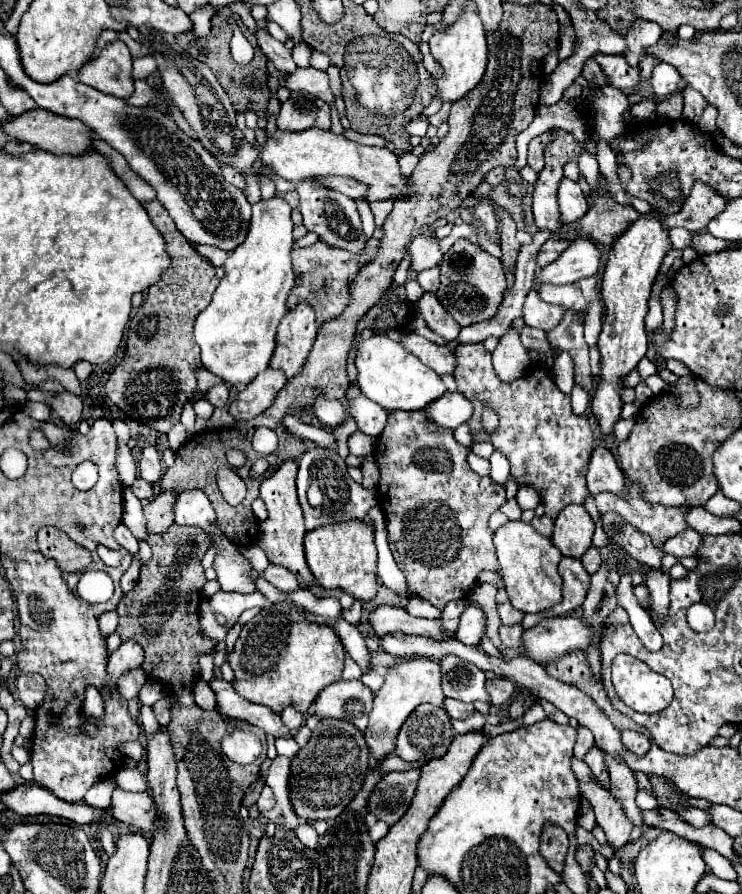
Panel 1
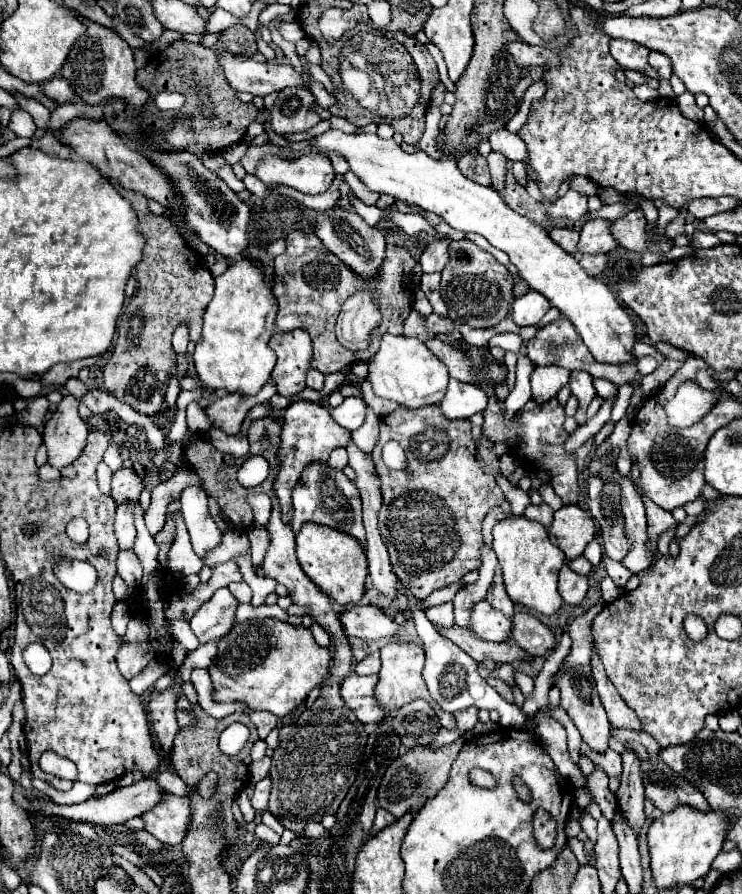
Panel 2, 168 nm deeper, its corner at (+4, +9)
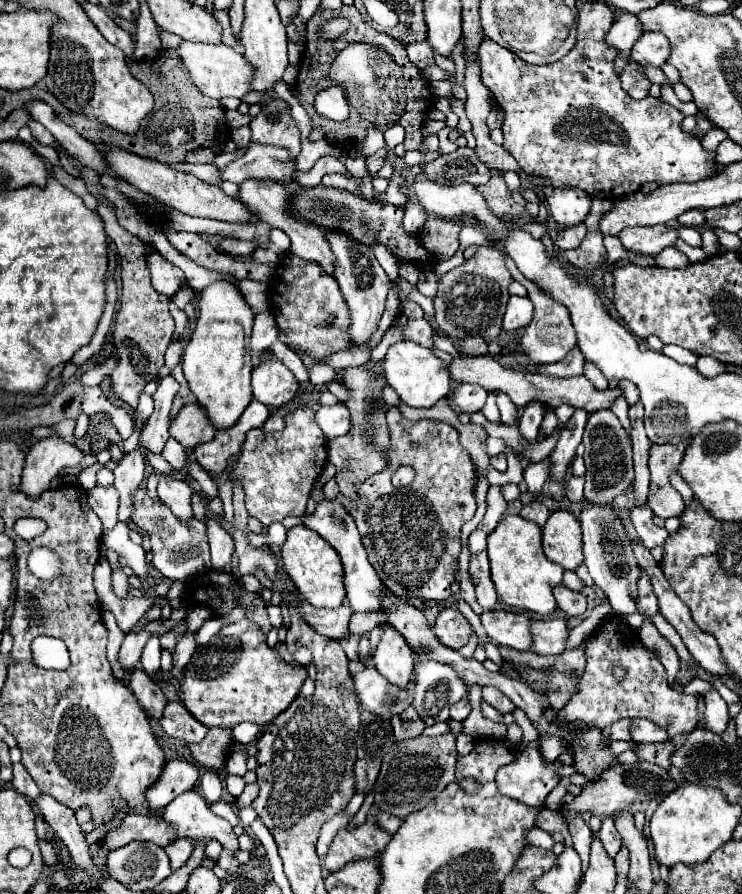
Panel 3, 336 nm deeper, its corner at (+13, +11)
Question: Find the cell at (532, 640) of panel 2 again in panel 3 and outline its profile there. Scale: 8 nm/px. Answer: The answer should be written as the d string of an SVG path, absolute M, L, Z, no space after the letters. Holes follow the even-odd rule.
M531 619L531 651L537 655L559 655L565 651L565 639L569 635L567 623L563 619L535 621Z

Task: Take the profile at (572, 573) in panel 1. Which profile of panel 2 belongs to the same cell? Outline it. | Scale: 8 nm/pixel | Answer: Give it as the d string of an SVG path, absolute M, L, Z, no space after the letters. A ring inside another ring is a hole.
M562 567L560 571L560 581L558 581L558 591L568 605L578 605L584 601L588 593L588 579L574 573L570 567Z

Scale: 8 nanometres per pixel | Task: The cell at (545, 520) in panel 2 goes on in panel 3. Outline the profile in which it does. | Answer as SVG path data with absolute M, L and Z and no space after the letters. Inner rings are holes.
M531 501L529 505L523 505L523 509L521 509L519 515L521 515L523 519L533 521L533 523L537 523L539 527L543 527L545 521L547 521L547 517L549 517L549 509L547 509L541 501Z

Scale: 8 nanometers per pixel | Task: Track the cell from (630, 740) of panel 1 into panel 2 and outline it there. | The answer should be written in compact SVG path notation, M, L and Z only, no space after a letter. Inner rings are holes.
M626 749L622 753L622 783L616 791L616 799L620 805L620 811L624 811L624 821L628 825L632 825L632 829L636 831L636 837L640 837L642 825L646 821L644 815L644 785L642 785L642 777L640 777L640 757L636 753L632 753L630 749Z

